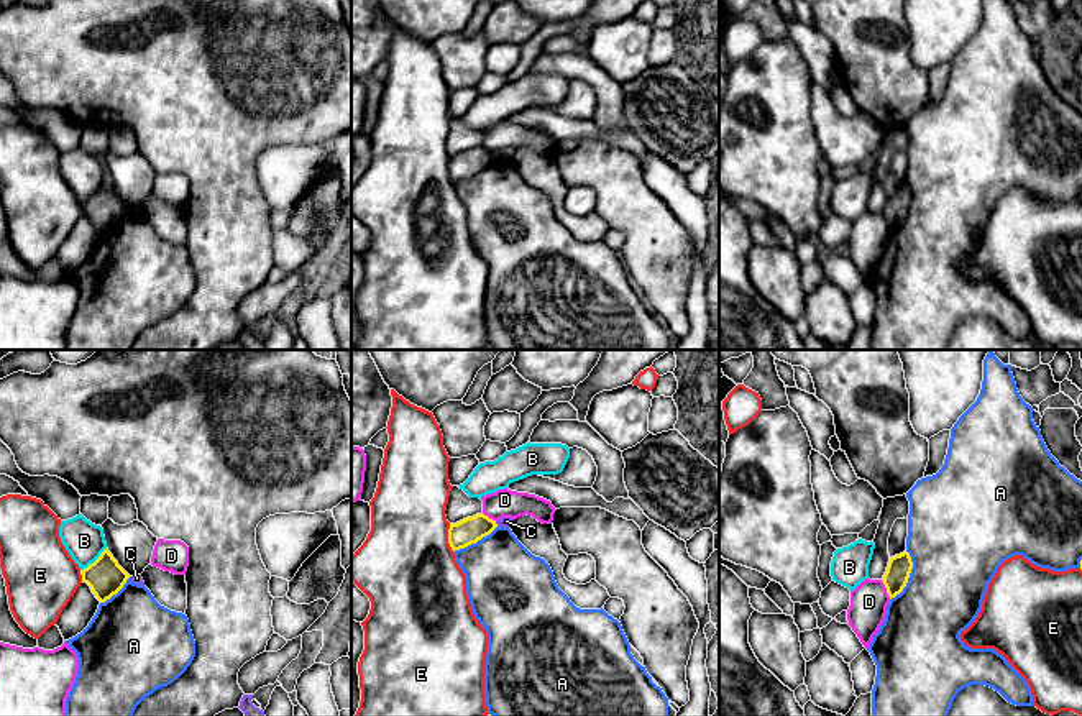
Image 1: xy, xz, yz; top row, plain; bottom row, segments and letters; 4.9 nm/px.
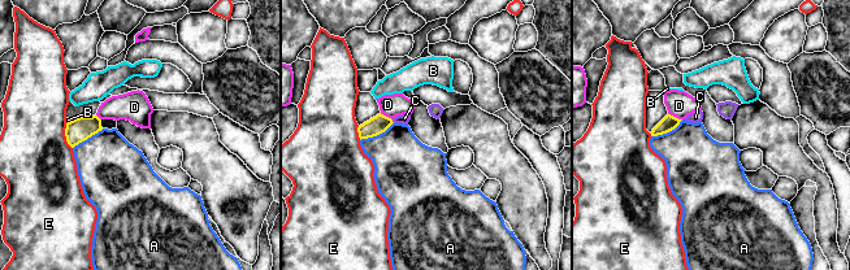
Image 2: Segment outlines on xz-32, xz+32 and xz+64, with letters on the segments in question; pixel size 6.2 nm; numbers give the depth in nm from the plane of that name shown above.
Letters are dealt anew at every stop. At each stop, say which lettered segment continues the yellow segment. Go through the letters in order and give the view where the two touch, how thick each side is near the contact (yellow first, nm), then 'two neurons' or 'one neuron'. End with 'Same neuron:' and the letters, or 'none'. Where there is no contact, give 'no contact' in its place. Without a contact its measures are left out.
A: yz | 120/420 nm | two neurons
B: xy | 180/190 nm | two neurons
C: xz | 130/50 nm | two neurons
D: yz | 120/180 nm | two neurons
E: xz | 130/480 nm | two neurons
Same neuron: none

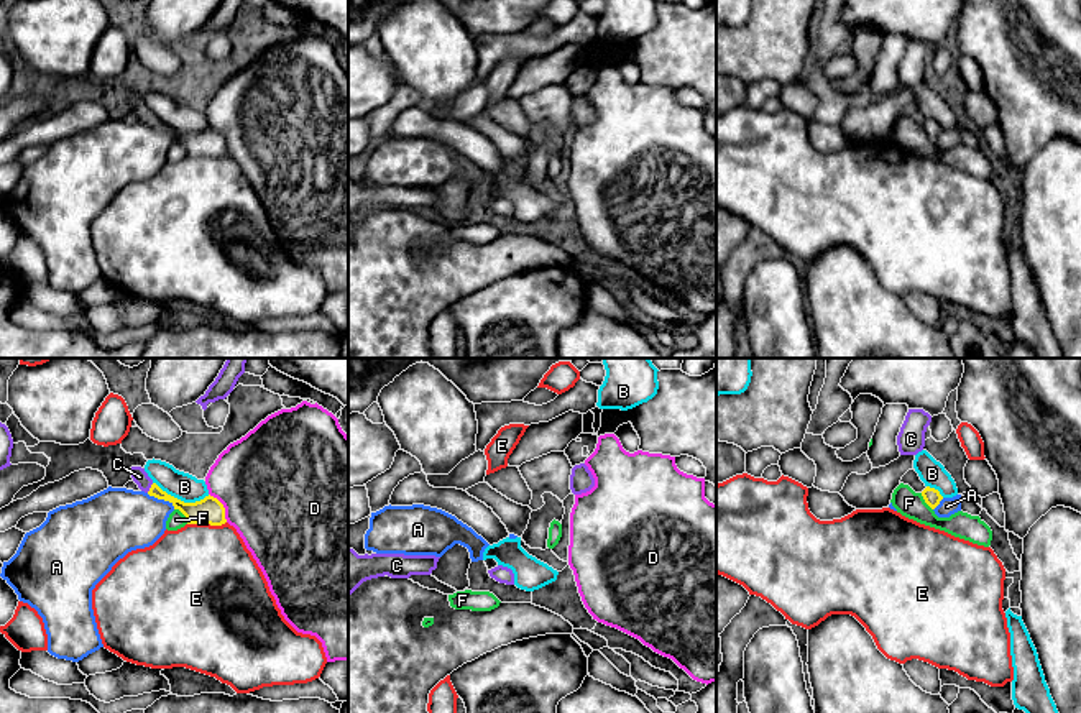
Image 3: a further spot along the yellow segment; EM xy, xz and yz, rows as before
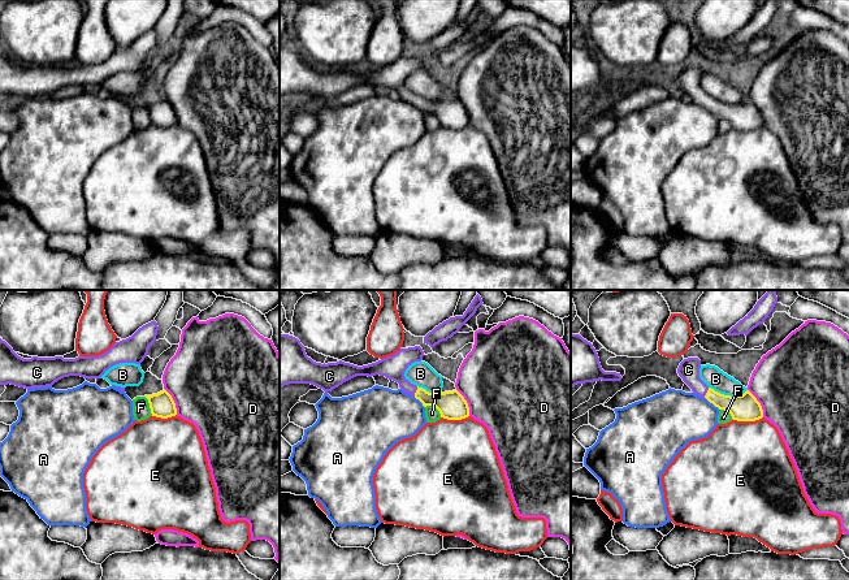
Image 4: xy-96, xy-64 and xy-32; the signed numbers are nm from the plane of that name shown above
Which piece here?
A: xy | 130/320 nm | two neurons
B: xy | 130/140 nm | two neurons
C: xy | 100/80 nm | one neuron
D: xy | 130/480 nm | two neurons
E: xy | 130/480 nm | two neurons
F: xy | 130/90 nm | two neurons
Same neuron: C

